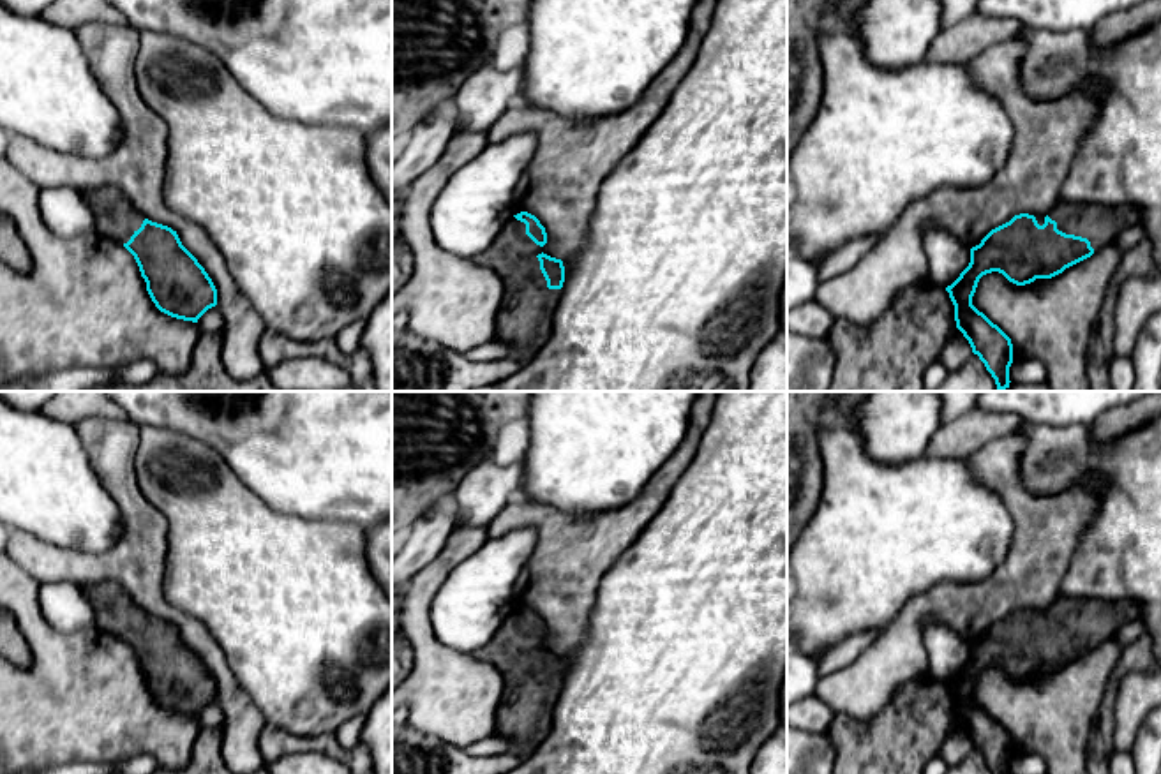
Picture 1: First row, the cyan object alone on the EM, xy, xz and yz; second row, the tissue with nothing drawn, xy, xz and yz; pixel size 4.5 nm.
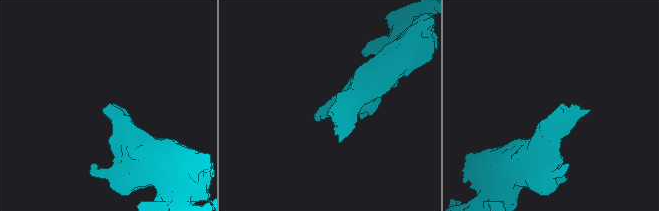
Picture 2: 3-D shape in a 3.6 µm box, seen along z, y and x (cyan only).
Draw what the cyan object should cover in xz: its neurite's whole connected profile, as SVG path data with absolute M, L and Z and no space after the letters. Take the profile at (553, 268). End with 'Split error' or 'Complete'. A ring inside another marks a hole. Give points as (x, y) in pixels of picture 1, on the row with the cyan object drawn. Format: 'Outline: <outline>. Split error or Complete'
Outline: M521 212L473 257L503 282L496 340L513 346L512 358L522 365L545 344L565 282L563 261L547 256L545 243L540 220Z. Split error

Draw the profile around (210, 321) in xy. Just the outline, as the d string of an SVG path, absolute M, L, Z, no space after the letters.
M215 307L208 309L199 319L198 328L201 335L222 333L224 319Z

